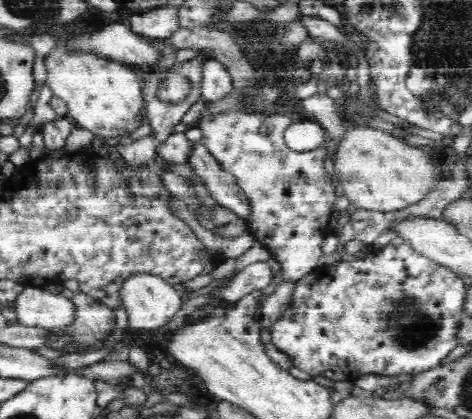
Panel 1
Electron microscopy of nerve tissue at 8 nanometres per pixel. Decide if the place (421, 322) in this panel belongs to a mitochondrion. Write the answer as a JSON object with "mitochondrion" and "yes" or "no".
{"mitochondrion":"yes"}

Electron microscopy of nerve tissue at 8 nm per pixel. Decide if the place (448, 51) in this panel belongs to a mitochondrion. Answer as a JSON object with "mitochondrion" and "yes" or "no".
{"mitochondrion":"yes"}

